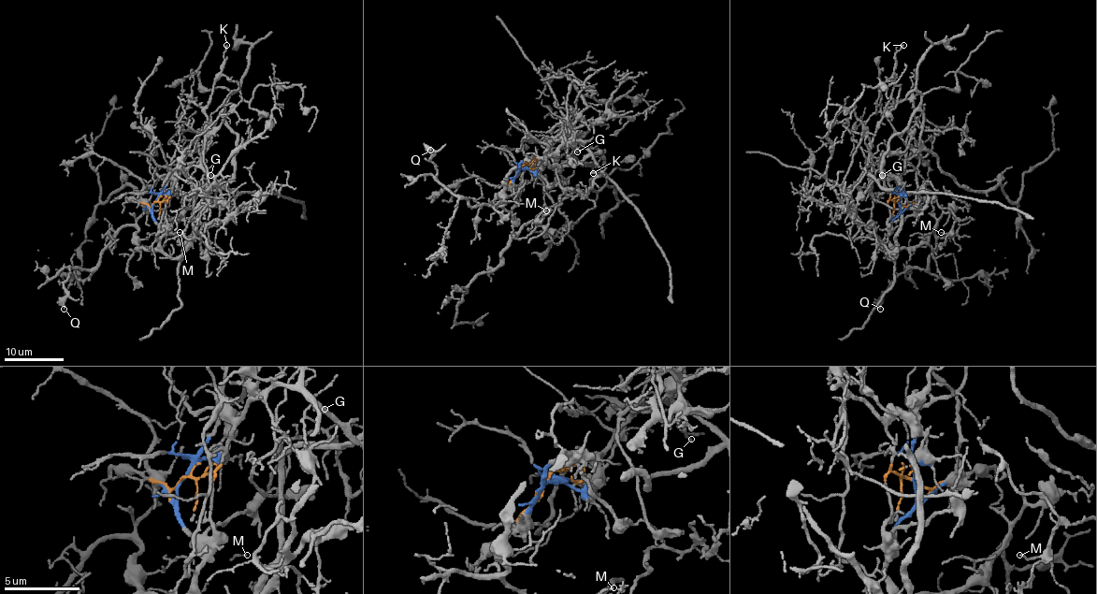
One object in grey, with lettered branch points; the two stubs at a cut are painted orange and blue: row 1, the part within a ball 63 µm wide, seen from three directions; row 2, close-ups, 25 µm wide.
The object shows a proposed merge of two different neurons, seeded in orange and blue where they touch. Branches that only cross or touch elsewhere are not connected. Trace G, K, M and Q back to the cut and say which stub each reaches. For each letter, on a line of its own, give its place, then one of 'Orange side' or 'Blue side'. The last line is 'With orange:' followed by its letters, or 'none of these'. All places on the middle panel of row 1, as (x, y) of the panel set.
G: Place: (577, 152). Blue side
K: Place: (593, 173). Orange side
M: Place: (546, 210). Orange side
Q: Place: (430, 150). Blue side
With orange: K, M

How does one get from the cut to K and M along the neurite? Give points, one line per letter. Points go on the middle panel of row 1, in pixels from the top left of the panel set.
K: (520, 168), (551, 148), (565, 148), (570, 140), (572, 153), (581, 165), (590, 165), (593, 173)
M: (520, 168), (572, 136), (603, 173), (583, 197), (563, 195), (545, 225), (538, 223), (538, 218), (547, 210)

